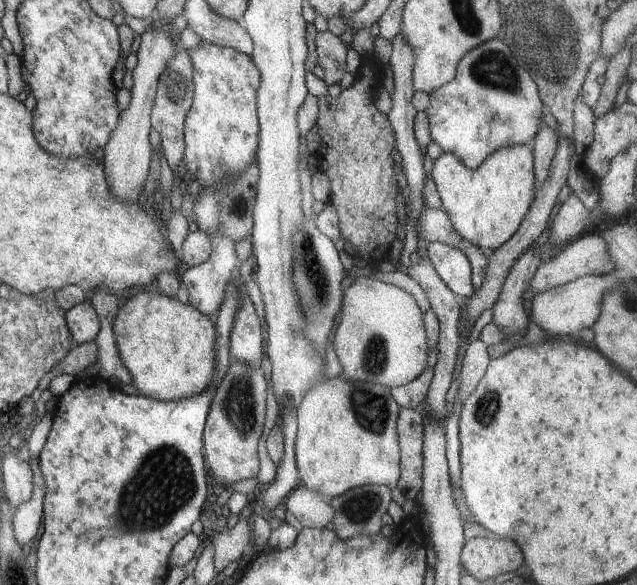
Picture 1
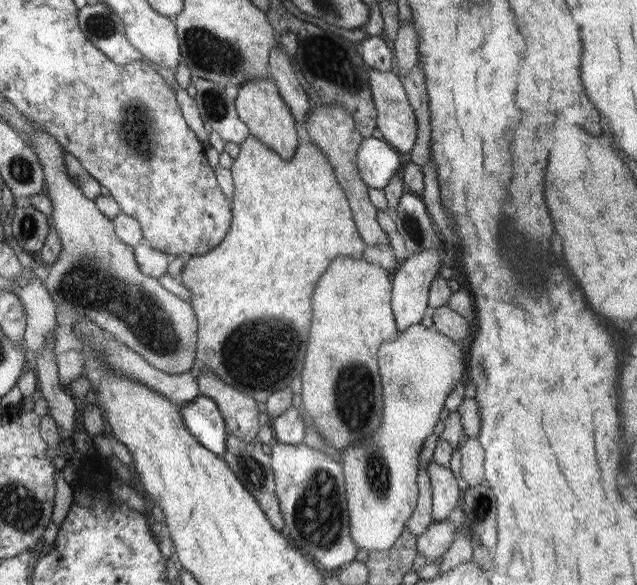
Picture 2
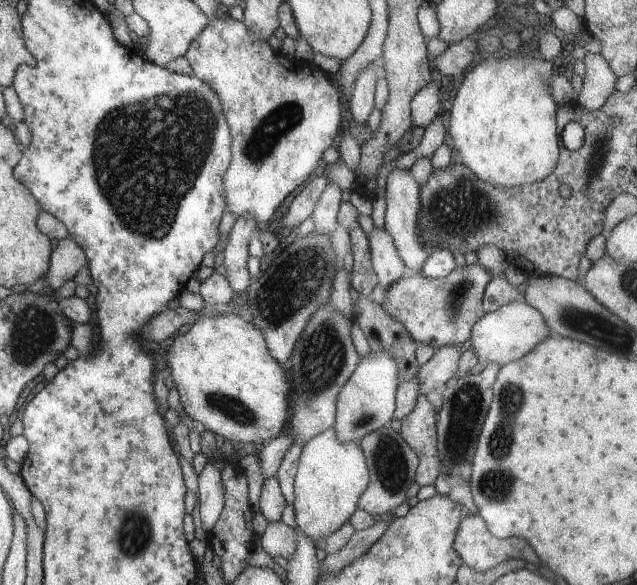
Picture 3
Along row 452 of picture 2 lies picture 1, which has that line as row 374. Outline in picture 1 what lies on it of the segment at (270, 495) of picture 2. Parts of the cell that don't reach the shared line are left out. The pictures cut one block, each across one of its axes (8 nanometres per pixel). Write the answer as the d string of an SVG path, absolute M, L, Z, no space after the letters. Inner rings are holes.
M234 359L211 398L209 413L202 433L202 454L206 471L223 490L232 483L256 478L258 472L257 442L262 433L265 415L265 378L260 367L251 369Z

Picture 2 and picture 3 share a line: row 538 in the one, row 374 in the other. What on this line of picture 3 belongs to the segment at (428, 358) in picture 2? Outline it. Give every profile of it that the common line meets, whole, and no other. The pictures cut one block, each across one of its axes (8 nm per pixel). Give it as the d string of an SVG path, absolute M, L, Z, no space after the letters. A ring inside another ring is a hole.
M369 353L360 358L350 378L343 384L336 397L335 417L332 430L341 443L358 443L363 436L391 422L394 410L394 395L398 388L398 367L386 353Z

